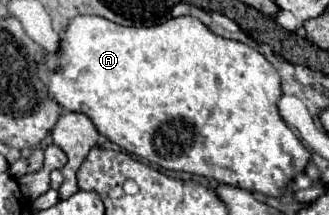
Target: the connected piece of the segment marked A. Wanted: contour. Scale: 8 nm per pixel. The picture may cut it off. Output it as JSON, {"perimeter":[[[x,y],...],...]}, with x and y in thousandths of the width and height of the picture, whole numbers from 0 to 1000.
{"perimeter":[[[234,74],[216,93],[210,130],[198,140],[191,177],[185,177],[185,223],[173,251],[143,251],[125,288],[119,288],[119,363],[149,400],[149,437],[161,465],[173,465],[198,512],[210,521],[252,521],[264,530],[289,595],[325,633],[337,660],[350,660],[362,688],[416,716],[429,735],[447,735],[453,753],[471,753],[508,791],[556,791],[574,809],[599,809],[599,819],[623,819],[623,828],[647,828],[666,856],[696,856],[696,865],[720,865],[757,893],[793,893],[805,912],[860,912],[866,884],[878,874],[878,856],[927,800],[939,744],[945,744],[945,707],[909,660],[909,642],[878,605],[878,586],[860,567],[848,512],[842,512],[842,474],[854,456],[854,372],[848,372],[848,335],[818,298],[818,279],[787,251],[775,223],[720,195],[720,186],[690,186],[678,167],[647,158],[635,130],[623,130],[599,84],[587,74],[550,74],[550,84],[520,84],[495,112],[471,112],[471,121],[368,121],[350,112],[325,84],[307,74]]]}

